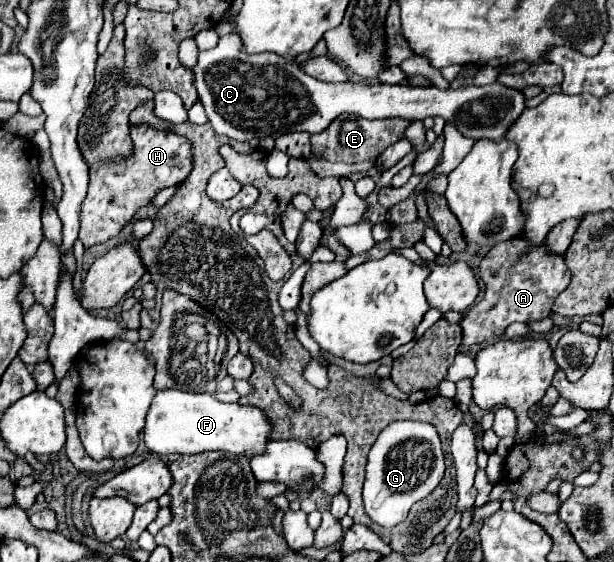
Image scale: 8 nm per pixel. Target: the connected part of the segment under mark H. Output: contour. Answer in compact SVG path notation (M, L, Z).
M129 124L129 134L133 142L131 156L109 164L99 162L89 168L89 192L81 202L79 212L79 240L85 248L115 238L137 210L149 204L159 190L181 184L193 170L193 150L185 136L155 130L147 124Z

